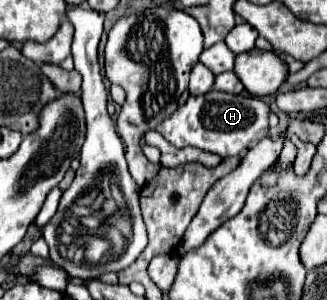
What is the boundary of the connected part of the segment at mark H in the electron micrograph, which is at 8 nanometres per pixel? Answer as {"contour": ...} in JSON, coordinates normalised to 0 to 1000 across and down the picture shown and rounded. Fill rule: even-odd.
{"contour":[[[642,300],[618,320],[581,320],[563,353],[550,353],[520,393],[508,393],[477,433],[538,493],[593,487],[630,507],[654,507],[679,527],[734,520],[765,480],[789,473],[820,447],[826,353],[783,320],[752,313],[691,313]]]}

